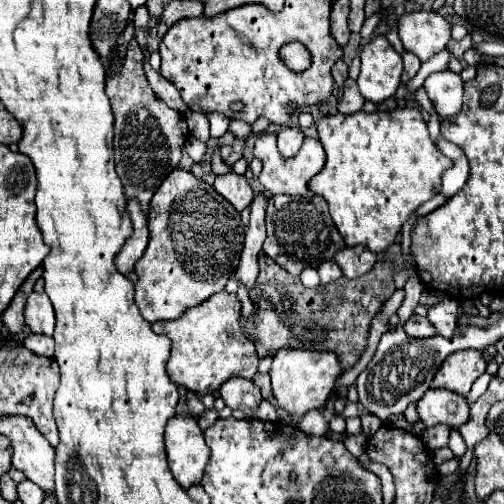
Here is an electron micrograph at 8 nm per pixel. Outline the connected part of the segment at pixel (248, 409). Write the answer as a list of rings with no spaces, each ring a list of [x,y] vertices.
[[[230,378],[228,382],[224,382],[224,386],[220,388],[220,396],[228,408],[244,412],[246,418],[252,418],[262,402],[260,388],[244,378]]]

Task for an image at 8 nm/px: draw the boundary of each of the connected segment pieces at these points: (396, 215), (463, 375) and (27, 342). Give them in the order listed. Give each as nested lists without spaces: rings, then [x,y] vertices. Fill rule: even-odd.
[[[396,108],[390,112],[356,112],[352,116],[334,114],[324,116],[316,122],[318,138],[326,150],[326,164],[322,172],[318,172],[308,188],[320,196],[330,206],[332,220],[342,234],[346,246],[364,244],[372,252],[386,250],[402,224],[414,214],[414,210],[430,200],[440,188],[440,176],[446,168],[452,168],[452,160],[440,154],[434,142],[428,136],[428,126],[418,108]]]
[[[462,350],[450,354],[436,372],[434,388],[446,388],[458,394],[468,394],[478,376],[486,372],[486,362],[476,350]]]
[[[28,334],[24,340],[22,340],[22,344],[28,348],[28,350],[32,350],[32,352],[36,352],[36,354],[40,354],[40,356],[52,356],[54,354],[54,338],[52,336],[40,336],[40,334]]]

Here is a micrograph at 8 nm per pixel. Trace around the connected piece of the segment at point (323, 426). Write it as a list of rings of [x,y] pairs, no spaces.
[[[308,412],[302,422],[298,424],[300,430],[304,430],[306,434],[312,434],[312,436],[322,436],[322,434],[328,434],[330,428],[328,428],[328,422],[326,418],[320,414],[320,412]]]

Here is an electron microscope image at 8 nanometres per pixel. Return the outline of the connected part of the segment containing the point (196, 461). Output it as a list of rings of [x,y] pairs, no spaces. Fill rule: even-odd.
[[[174,414],[166,424],[164,444],[176,482],[184,488],[198,484],[210,458],[210,448],[196,418],[192,414]]]

